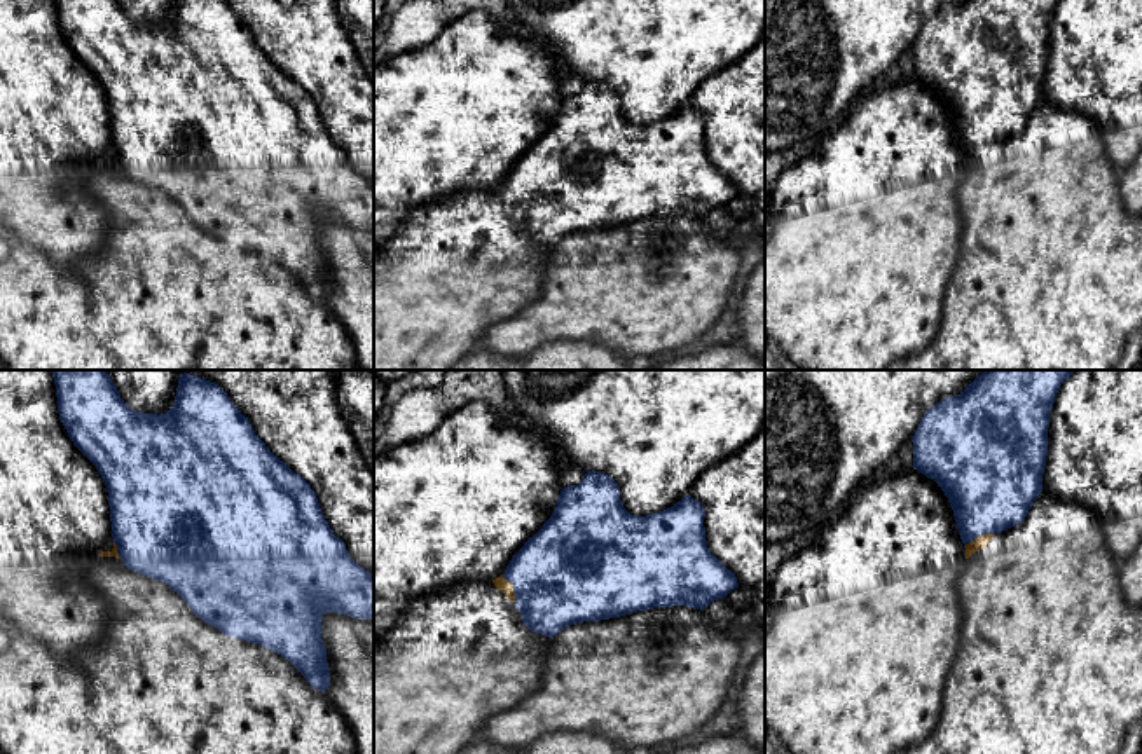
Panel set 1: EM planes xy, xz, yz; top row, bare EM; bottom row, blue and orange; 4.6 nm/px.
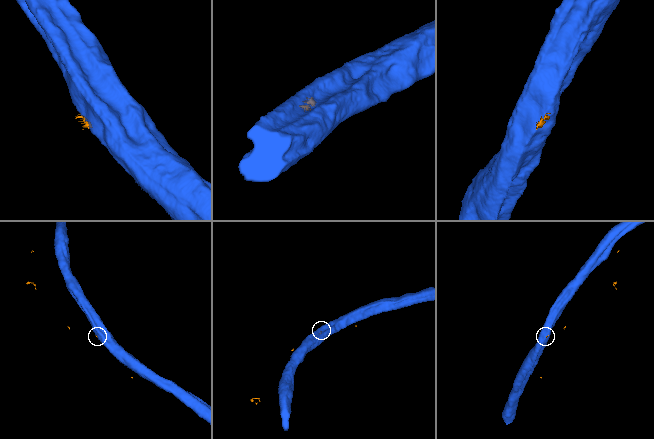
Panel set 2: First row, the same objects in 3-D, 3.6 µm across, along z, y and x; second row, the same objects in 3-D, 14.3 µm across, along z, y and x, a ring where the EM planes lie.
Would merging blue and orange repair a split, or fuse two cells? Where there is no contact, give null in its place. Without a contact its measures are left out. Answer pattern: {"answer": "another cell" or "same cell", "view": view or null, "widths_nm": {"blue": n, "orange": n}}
{"answer": "another cell", "view": "yz", "widths_nm": {"blue": 420, "orange": 60}}

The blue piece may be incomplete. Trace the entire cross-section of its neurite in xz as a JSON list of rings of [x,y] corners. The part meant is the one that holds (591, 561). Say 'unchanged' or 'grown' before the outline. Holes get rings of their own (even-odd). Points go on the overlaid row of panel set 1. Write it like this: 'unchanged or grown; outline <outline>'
unchanged; outline [[[587,471],[578,485],[564,487],[543,527],[529,538],[506,566],[503,578],[513,585],[522,623],[536,634],[555,637],[569,625],[620,618],[653,607],[688,606],[704,611],[739,588],[737,578],[707,548],[704,506],[686,494],[674,506],[646,515],[630,515],[620,499],[618,483],[597,471]]]

